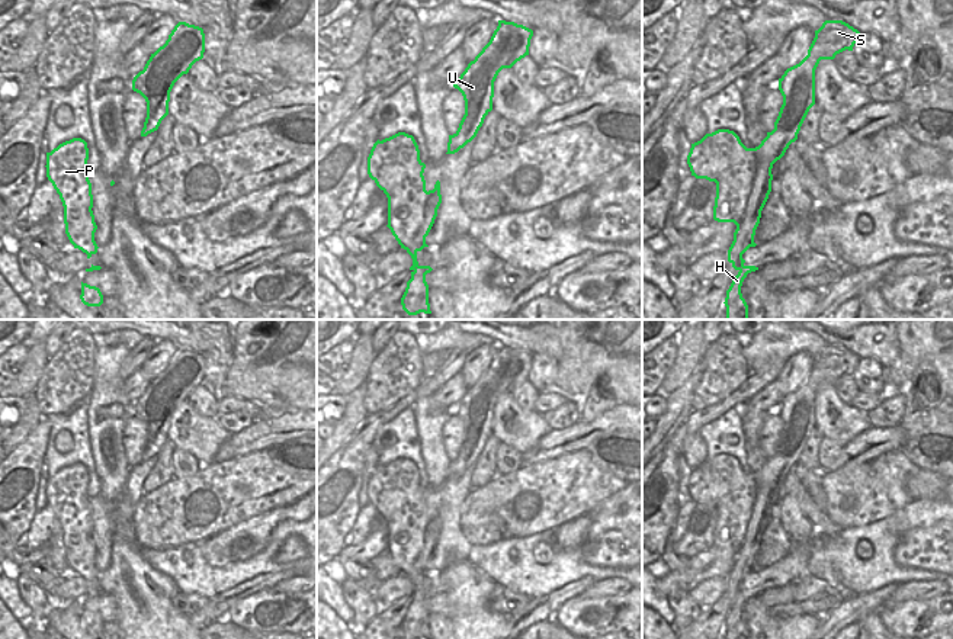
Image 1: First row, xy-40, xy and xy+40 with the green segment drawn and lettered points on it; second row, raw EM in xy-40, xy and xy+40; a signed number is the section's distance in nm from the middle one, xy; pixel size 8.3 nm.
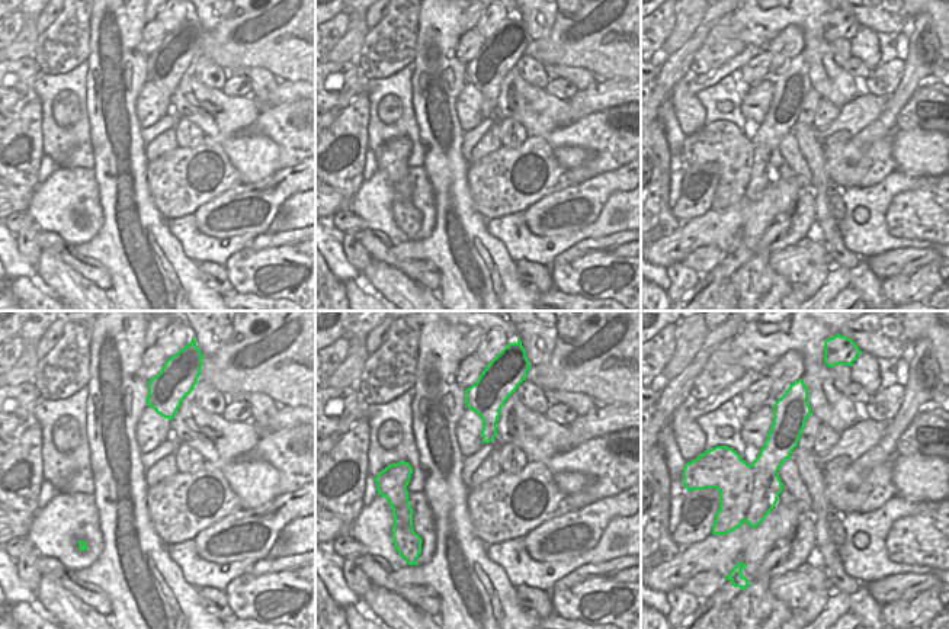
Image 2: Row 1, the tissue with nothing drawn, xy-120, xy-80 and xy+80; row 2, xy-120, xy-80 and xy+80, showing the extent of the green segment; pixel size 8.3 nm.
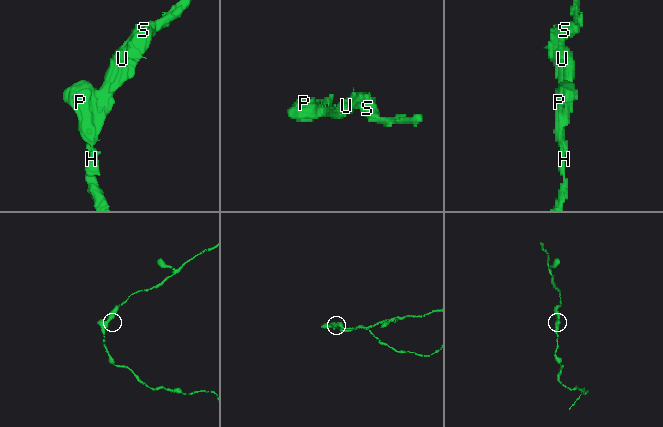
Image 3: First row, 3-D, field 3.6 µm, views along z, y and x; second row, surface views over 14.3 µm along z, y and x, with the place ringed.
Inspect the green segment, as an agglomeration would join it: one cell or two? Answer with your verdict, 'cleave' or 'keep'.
cleave

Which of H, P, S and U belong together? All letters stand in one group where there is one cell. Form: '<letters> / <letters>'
H P / S U

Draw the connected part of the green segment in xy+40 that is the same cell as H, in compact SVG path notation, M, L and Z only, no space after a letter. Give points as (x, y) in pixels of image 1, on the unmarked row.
M739 595L726 616L725 632L726 639L748 639L748 630L741 619L741 611L748 597Z

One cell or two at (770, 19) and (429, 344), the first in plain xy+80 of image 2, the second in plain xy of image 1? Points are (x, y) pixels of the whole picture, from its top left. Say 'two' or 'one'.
one

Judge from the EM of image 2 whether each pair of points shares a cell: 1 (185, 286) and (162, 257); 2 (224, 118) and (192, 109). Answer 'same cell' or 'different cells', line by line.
1: same cell
2: same cell

